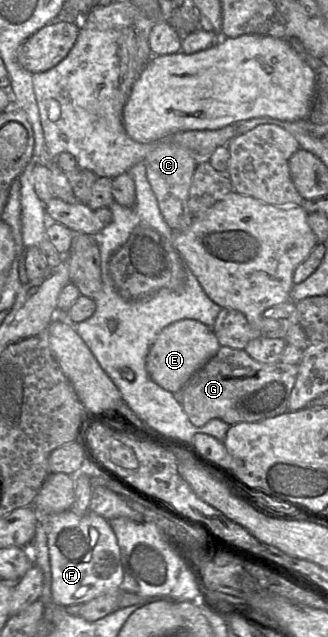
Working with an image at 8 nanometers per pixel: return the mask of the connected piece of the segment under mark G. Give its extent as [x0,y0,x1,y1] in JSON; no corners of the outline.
[182,346,298,427]

